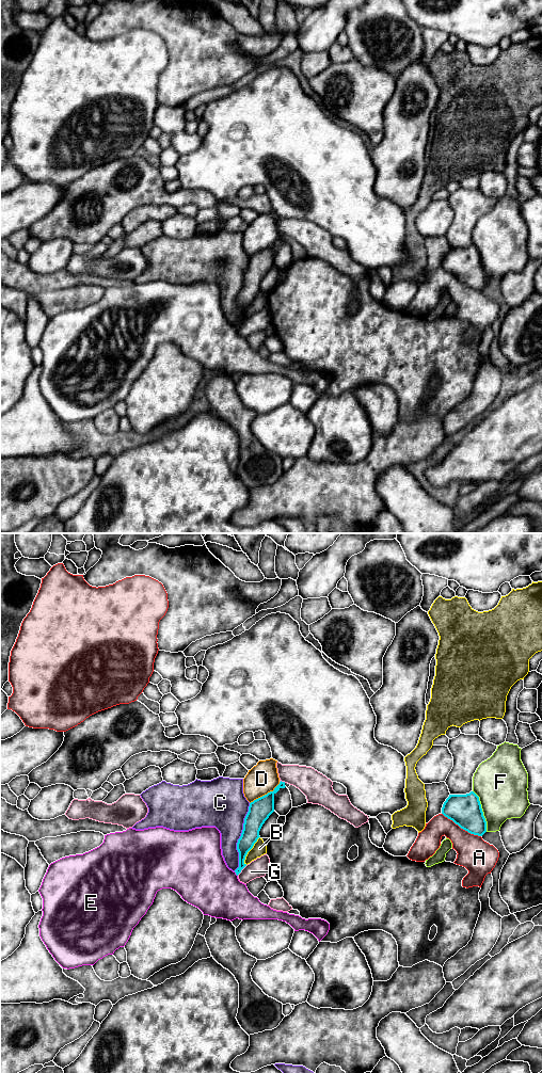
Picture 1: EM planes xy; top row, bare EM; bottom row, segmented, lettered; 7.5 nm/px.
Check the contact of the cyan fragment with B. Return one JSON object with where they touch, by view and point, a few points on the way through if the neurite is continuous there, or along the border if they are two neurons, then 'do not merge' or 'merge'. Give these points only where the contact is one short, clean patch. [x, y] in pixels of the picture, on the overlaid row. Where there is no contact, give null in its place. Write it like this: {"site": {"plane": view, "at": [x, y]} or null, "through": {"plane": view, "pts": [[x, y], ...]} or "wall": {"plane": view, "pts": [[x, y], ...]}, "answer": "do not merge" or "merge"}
{"site": {"plane": "xy", "at": [250, 849]}, "answer": "do not merge"}

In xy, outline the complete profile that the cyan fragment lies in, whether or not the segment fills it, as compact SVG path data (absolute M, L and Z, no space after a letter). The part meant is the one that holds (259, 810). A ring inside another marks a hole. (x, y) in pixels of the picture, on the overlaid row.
M281 781L273 791L250 803L249 812L244 818L243 830L237 843L239 852L239 867L235 870L237 876L246 866L244 863L245 856L260 837L259 831L262 824L274 812L274 795L285 787L285 782Z

